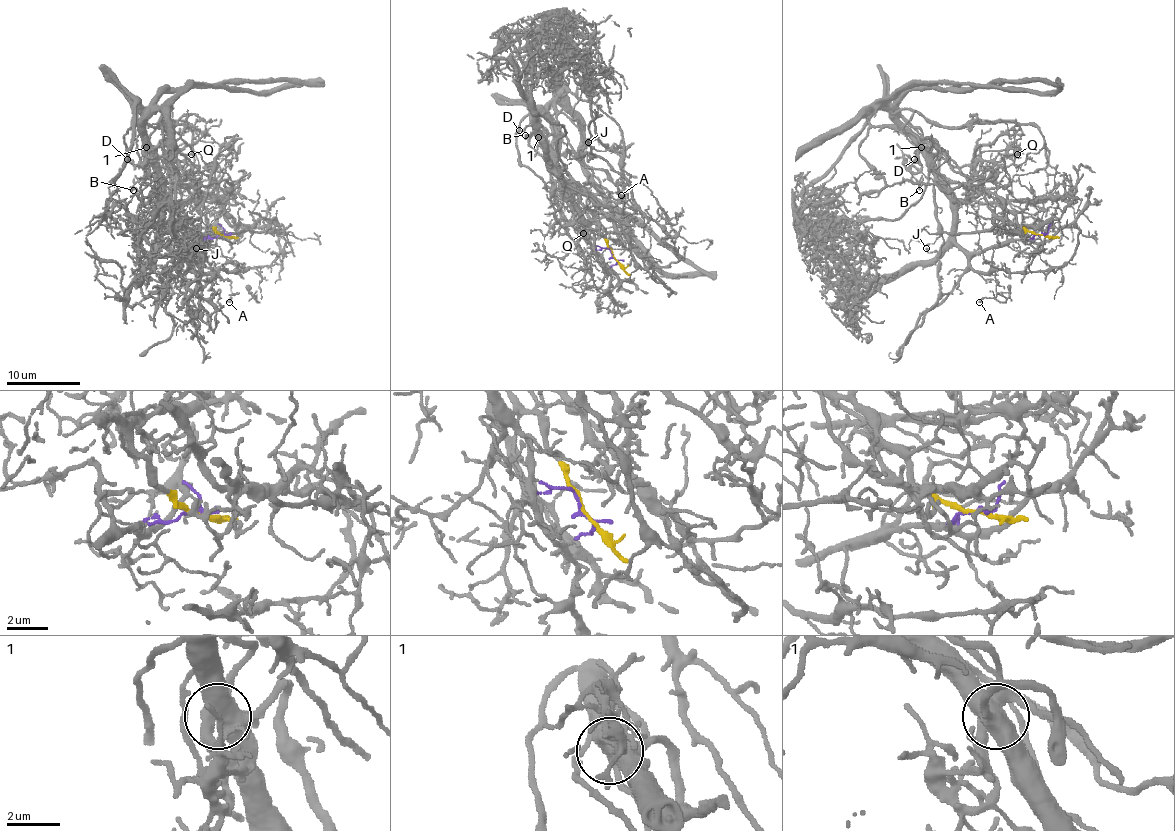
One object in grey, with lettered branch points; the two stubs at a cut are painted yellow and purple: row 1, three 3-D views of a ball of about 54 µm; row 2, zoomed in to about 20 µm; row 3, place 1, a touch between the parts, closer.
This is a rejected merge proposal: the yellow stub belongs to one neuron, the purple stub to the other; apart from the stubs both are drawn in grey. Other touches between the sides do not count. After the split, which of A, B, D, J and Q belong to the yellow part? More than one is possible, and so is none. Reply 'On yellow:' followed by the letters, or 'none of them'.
On yellow: B, D, Q

